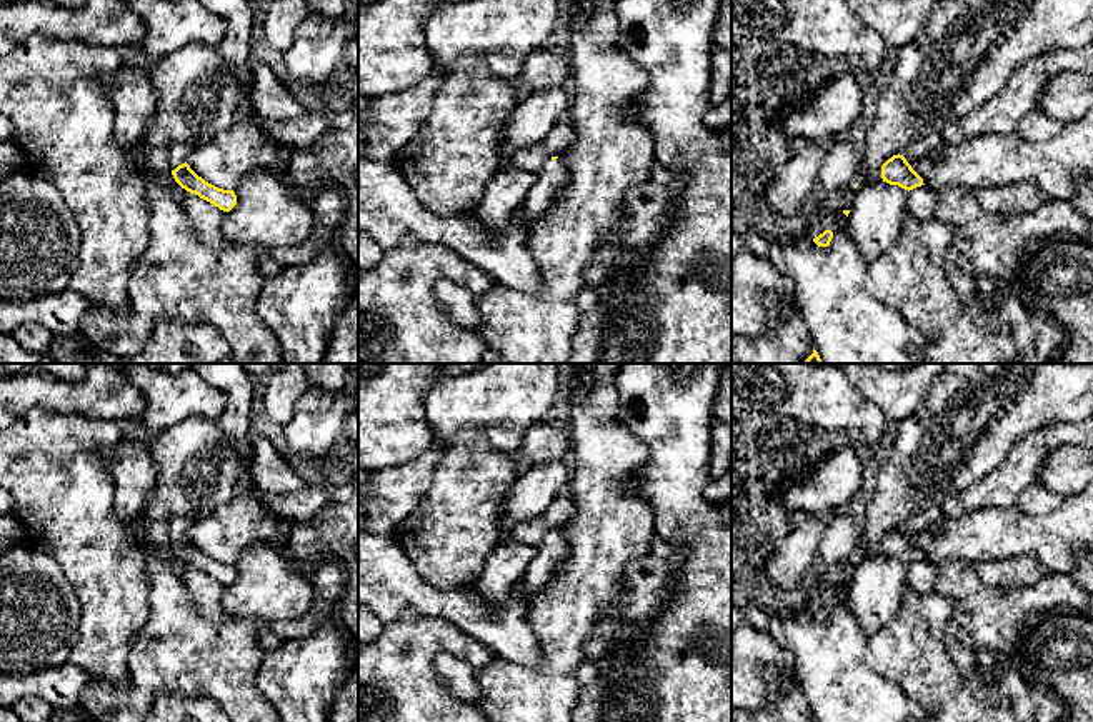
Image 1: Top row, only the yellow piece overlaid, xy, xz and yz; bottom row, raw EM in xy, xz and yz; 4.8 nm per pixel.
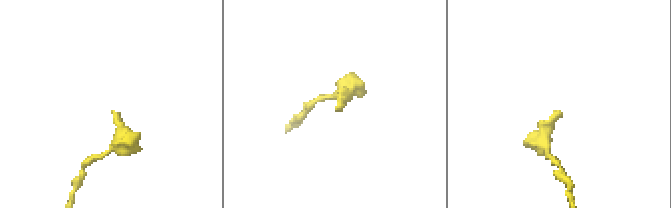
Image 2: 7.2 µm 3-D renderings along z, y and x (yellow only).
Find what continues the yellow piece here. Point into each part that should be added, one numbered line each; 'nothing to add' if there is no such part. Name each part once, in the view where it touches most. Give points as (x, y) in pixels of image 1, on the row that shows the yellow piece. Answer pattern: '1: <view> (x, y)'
1: xy (179, 152)

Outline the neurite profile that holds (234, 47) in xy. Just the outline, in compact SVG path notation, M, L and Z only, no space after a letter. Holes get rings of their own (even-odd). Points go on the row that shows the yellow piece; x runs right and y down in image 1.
M198 0L207 10L227 20L227 32L217 47L218 53L230 65L232 73L240 80L243 105L240 113L255 117L250 83L252 70L248 67L250 48L248 38L253 28L252 2L248 0Z

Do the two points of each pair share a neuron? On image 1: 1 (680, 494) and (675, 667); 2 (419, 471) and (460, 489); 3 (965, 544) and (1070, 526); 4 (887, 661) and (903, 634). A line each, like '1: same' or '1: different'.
1: same
2: different
3: same
4: same

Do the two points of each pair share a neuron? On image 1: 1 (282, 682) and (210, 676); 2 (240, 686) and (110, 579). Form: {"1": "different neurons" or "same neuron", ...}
{"1": "different neurons", "2": "different neurons"}

